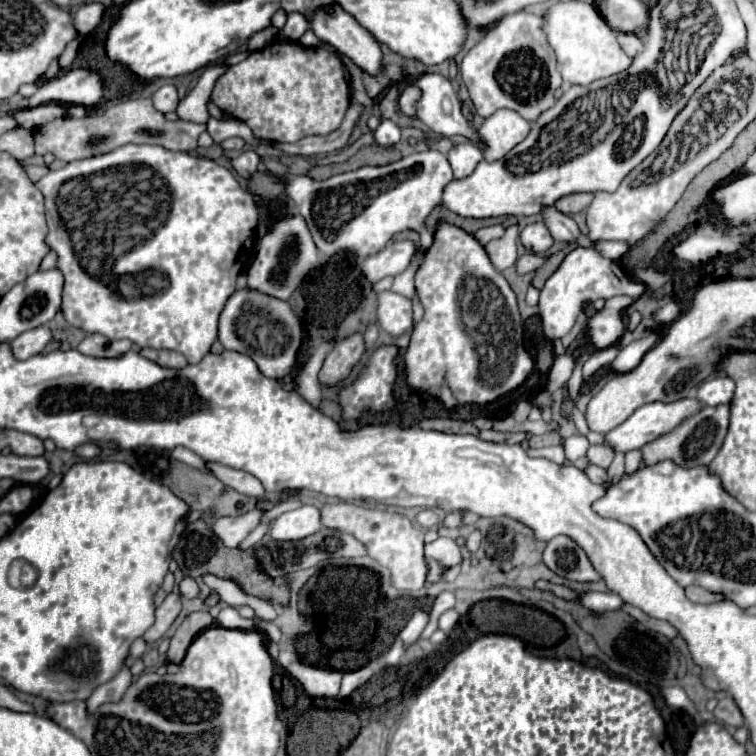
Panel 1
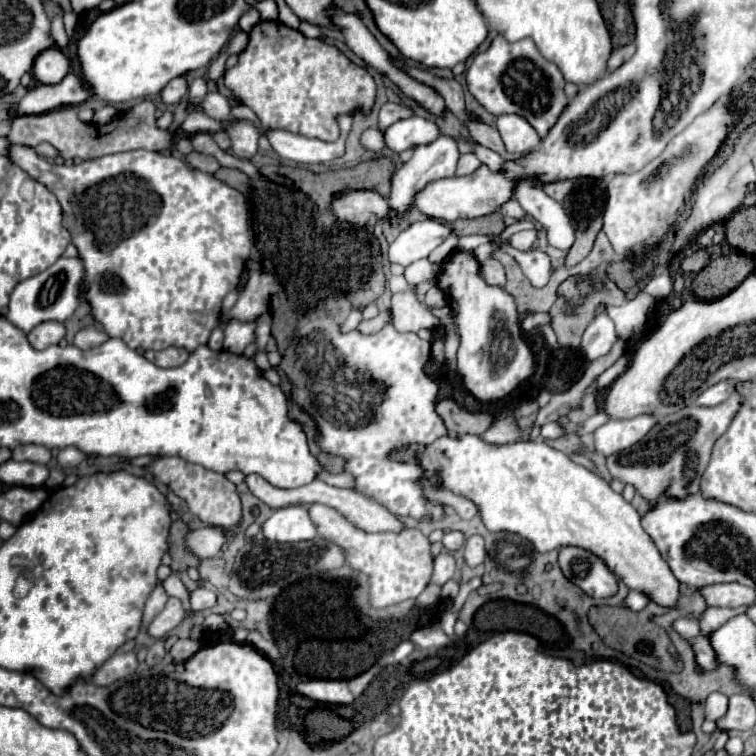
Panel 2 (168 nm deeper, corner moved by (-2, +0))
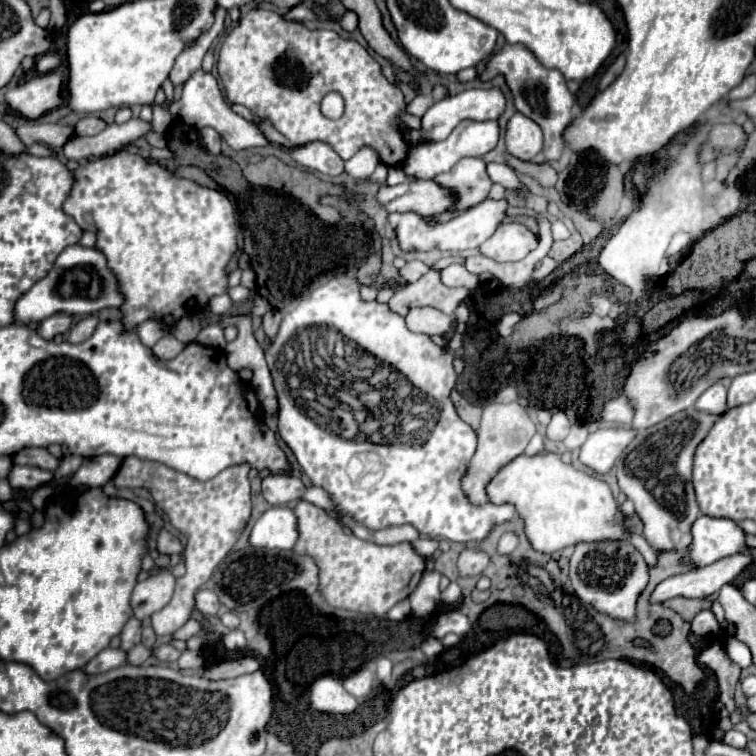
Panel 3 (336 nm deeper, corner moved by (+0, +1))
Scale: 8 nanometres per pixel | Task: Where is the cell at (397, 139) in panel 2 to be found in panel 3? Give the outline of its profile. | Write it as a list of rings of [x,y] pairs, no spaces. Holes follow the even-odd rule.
[[[497,87],[491,89],[467,89],[461,91],[453,97],[445,97],[443,101],[431,105],[427,112],[423,115],[423,123],[419,131],[409,131],[405,133],[405,139],[411,145],[417,145],[421,139],[431,139],[431,141],[443,141],[445,137],[449,137],[449,133],[463,121],[463,119],[471,119],[471,121],[487,121],[487,119],[499,119],[505,111],[505,93]]]

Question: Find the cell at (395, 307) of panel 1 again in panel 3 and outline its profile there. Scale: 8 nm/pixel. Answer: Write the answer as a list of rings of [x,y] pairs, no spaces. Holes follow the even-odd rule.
[[[415,307],[407,313],[405,319],[413,333],[425,333],[425,335],[445,335],[457,323],[455,315],[445,315],[439,309],[431,307]]]

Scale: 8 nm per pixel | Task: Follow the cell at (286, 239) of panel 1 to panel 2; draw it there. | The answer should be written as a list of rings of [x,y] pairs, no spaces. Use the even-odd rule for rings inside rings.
[[[265,270],[251,272],[245,288],[241,290],[237,304],[221,316],[221,322],[227,322],[229,318],[253,320],[253,318],[265,314],[269,296],[277,294],[279,290],[281,290],[281,284],[273,272],[265,272]]]

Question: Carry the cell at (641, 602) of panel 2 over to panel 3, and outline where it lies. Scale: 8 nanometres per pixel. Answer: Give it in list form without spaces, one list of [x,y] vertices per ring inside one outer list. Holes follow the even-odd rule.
[[[749,547],[749,553],[735,553],[735,555],[729,555],[729,557],[723,557],[711,565],[705,565],[705,567],[699,567],[699,569],[693,569],[689,573],[681,573],[681,575],[673,575],[669,579],[665,579],[663,583],[657,585],[657,589],[653,591],[653,601],[669,601],[673,597],[691,597],[691,599],[703,599],[707,595],[713,595],[717,593],[717,589],[721,589],[723,583],[731,583],[747,565],[751,565],[755,559],[755,555],[751,553],[751,547]]]

